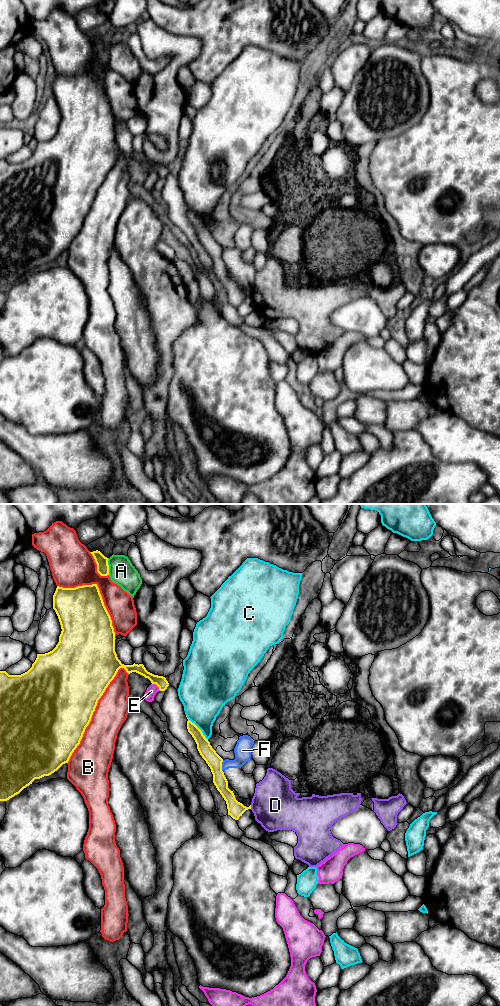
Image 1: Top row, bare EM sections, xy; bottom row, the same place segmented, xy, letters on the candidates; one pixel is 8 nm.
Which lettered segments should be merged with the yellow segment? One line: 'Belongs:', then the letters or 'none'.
Belongs: none

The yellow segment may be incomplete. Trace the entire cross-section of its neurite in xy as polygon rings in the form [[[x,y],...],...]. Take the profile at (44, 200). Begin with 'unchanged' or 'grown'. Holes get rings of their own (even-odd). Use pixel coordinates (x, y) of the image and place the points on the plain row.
unchanged | [[[97,72],[83,73],[75,76],[63,76],[57,74],[53,83],[53,97],[55,98],[60,113],[61,122],[56,135],[45,142],[37,142],[32,155],[21,163],[9,163],[6,159],[0,159],[0,289],[7,289],[19,282],[24,276],[32,272],[35,267],[49,264],[57,259],[63,252],[68,251],[72,241],[80,232],[86,215],[89,213],[93,200],[110,170],[116,164],[120,156],[124,156],[128,162],[136,160],[145,166],[148,166],[152,172],[156,172],[160,179],[165,179],[169,174],[168,169],[163,164],[154,163],[146,158],[143,152],[124,153],[118,147],[115,140],[115,120],[112,114],[111,105],[104,93]]]

